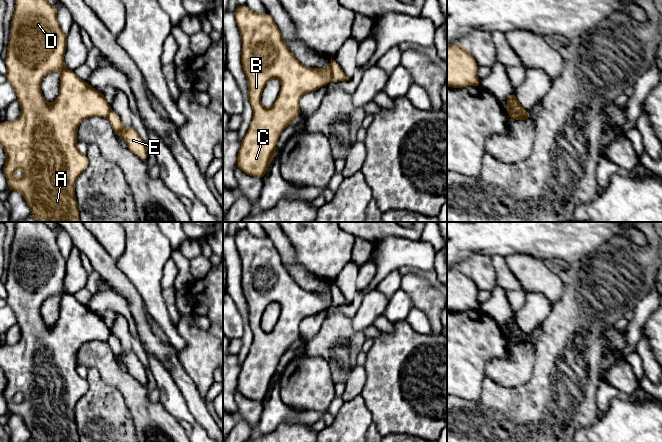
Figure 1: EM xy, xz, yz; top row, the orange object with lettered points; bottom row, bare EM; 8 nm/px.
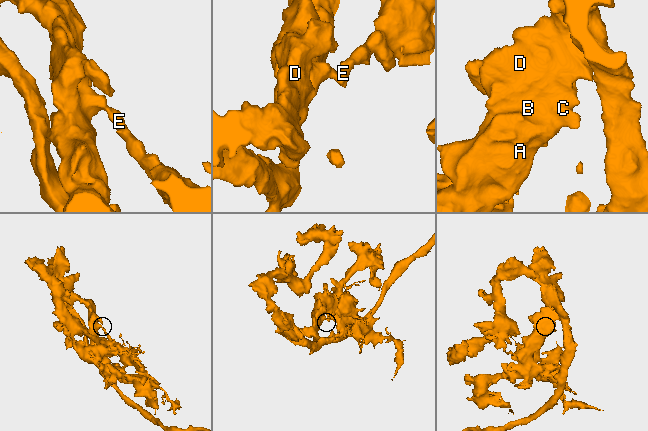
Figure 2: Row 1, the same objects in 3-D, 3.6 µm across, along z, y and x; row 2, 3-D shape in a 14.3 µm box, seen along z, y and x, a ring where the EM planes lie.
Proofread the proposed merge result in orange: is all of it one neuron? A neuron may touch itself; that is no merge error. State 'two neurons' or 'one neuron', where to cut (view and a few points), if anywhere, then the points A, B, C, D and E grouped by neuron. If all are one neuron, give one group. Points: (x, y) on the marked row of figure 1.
two neurons; cut yz (529, 113), (509, 115); groups A B C D / E

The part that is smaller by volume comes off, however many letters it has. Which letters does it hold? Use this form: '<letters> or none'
E

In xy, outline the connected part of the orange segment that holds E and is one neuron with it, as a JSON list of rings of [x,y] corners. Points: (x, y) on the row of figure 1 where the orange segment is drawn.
[[[112,110],[108,114],[107,118],[113,128],[114,133],[121,136],[126,141],[127,148],[138,158],[147,161],[147,145],[141,139],[137,131],[132,127],[125,128],[122,124],[120,116]]]

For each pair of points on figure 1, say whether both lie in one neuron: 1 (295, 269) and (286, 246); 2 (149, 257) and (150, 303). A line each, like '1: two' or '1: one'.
1: one
2: one

